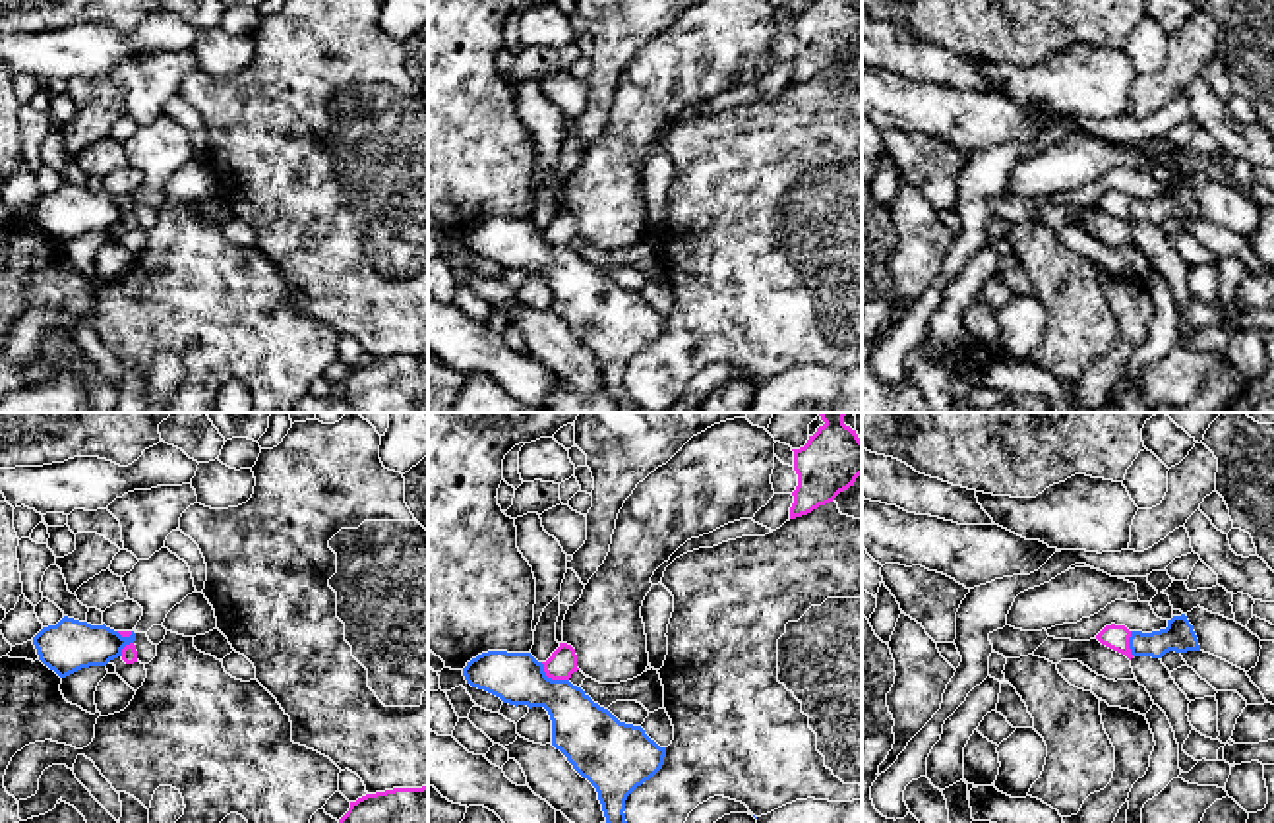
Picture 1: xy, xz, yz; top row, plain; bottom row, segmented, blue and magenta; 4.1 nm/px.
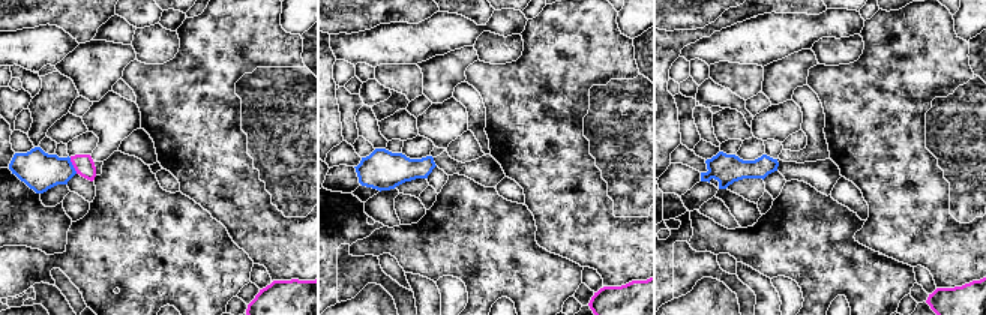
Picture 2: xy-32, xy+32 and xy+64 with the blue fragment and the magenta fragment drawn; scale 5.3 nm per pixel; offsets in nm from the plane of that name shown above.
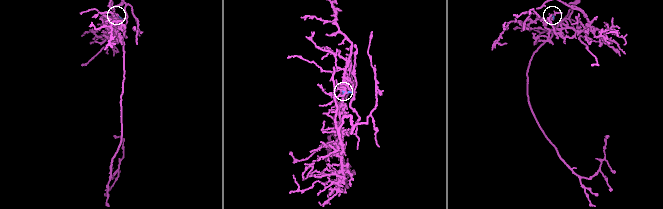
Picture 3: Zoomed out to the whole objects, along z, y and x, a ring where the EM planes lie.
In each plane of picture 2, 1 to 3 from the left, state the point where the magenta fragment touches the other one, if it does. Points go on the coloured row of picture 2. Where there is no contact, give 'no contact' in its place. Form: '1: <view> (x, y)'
1: xy-32 (72, 165)
2: no contact
3: no contact

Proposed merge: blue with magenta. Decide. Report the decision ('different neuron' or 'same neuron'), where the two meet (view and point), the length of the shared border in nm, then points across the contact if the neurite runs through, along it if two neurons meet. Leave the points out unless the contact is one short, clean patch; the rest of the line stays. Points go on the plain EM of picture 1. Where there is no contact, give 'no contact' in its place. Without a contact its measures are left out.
different neuron; contact xz (550, 244); length 140 nm; border xz (541, 229), (548, 243), (568, 246)

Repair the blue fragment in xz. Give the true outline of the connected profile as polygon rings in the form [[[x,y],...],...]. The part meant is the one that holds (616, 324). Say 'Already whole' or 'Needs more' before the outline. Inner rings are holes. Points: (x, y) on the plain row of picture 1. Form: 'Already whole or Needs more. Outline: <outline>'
Already whole. Outline: [[[482,219],[467,229],[463,242],[503,269],[544,273],[552,287],[552,312],[596,354],[620,412],[647,412],[625,387],[625,366],[662,335],[666,314],[641,292],[620,289],[569,246],[548,244],[531,219]]]

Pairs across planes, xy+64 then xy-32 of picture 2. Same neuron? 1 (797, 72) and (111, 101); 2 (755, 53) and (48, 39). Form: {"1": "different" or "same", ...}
{"1": "different", "2": "same"}

